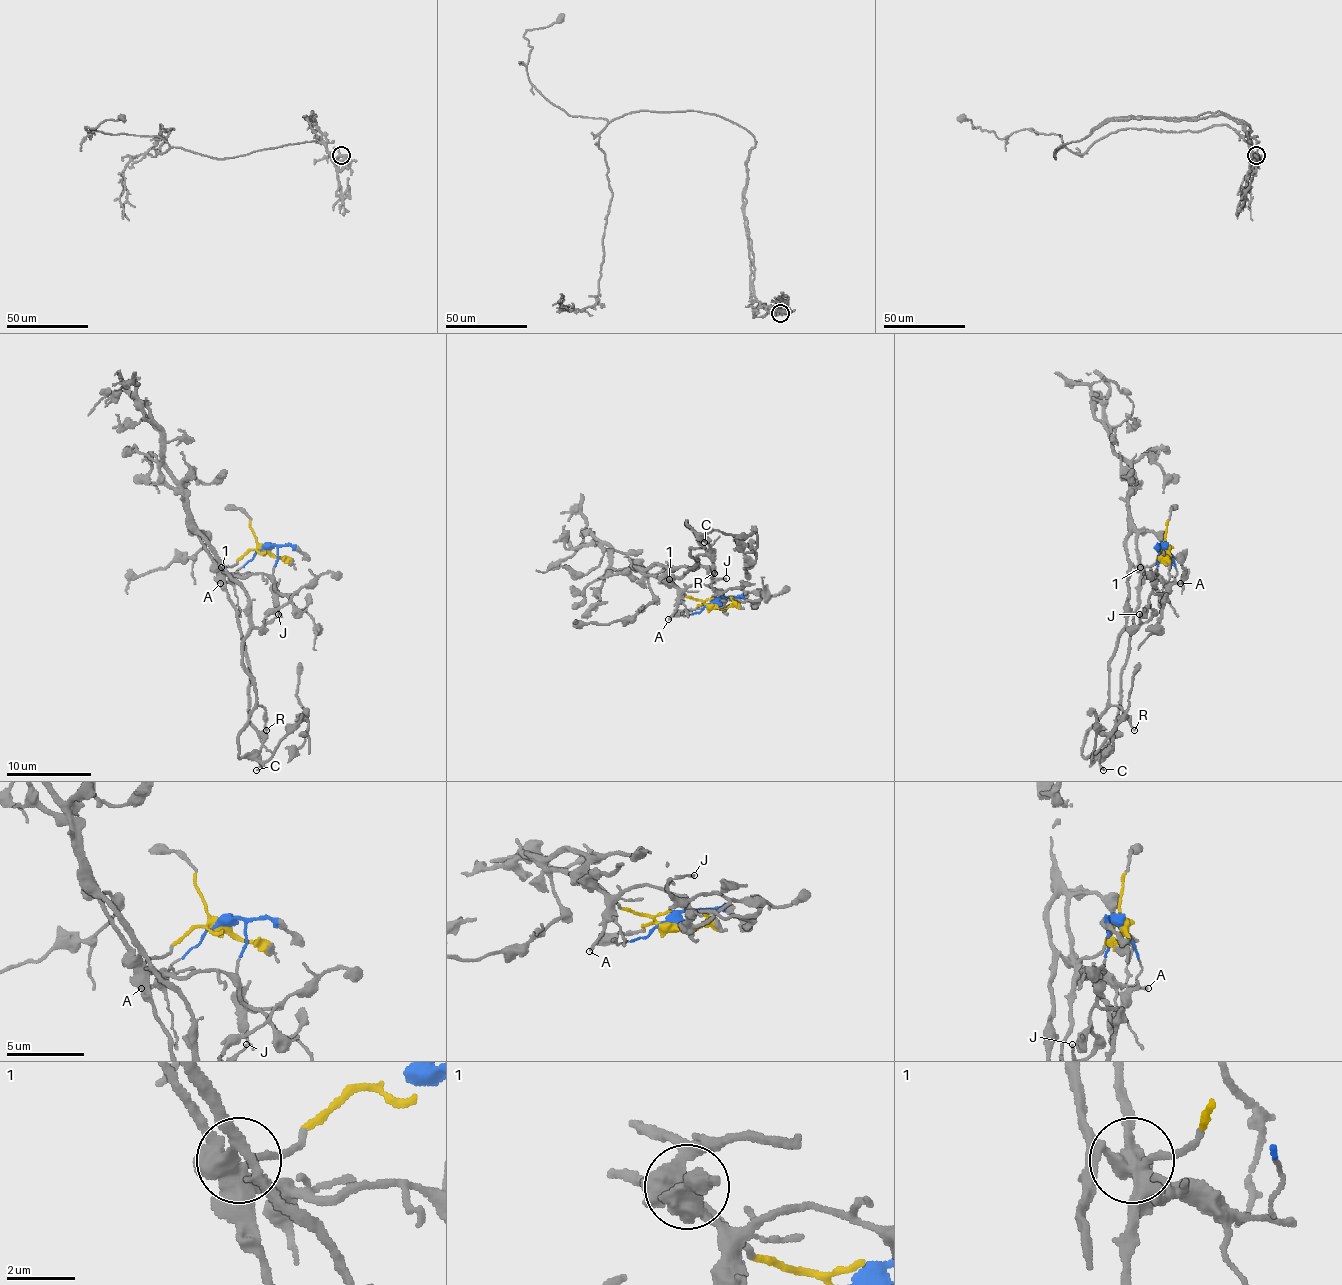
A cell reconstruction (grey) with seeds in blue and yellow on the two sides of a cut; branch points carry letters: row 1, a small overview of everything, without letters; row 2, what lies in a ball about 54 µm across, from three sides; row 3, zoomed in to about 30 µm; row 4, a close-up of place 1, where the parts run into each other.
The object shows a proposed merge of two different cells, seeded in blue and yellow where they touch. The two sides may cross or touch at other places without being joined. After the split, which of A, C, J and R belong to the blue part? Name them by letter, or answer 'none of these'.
A, C

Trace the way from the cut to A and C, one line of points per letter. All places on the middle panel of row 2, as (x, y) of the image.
A: (712, 603), (725, 597), (704, 584), (689, 586), (676, 611), (668, 620)
C: (712, 603), (725, 597), (704, 584), (676, 588), (672, 580), (710, 548), (708, 539), (704, 541)

